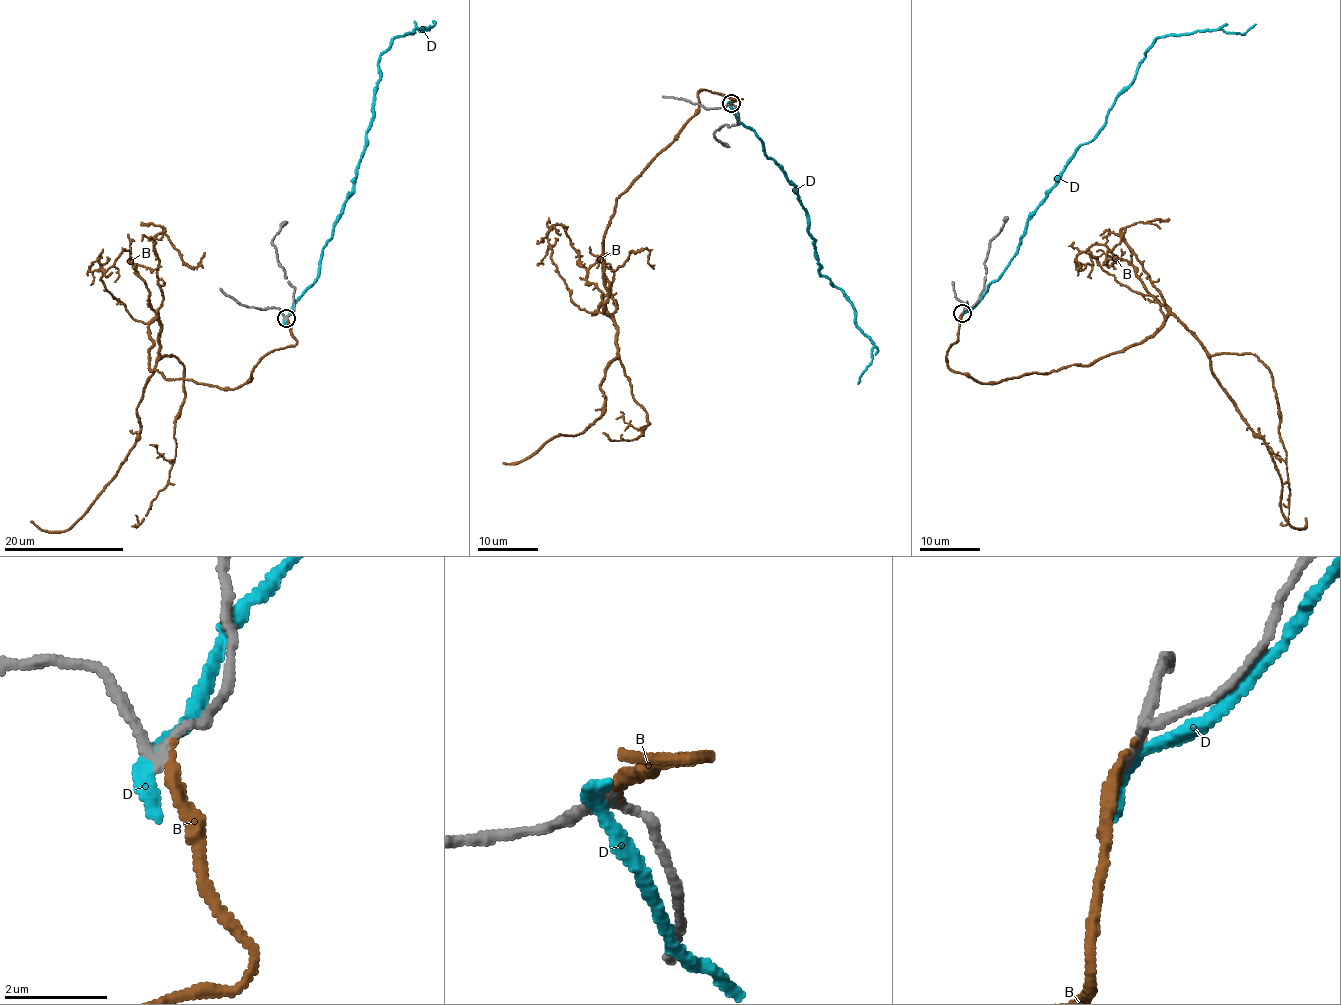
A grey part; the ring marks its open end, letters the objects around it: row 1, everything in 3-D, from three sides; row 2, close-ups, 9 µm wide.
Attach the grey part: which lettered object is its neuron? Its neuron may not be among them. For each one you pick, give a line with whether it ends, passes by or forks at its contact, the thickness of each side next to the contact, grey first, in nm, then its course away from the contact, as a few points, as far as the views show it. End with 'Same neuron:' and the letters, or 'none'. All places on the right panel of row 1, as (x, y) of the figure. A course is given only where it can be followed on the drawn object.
B: it ends; calibres 170 and 190 nm; course (962, 313), (946, 362), (981, 383), (1089, 364), (1174, 315), (1264, 442), (1283, 516), (1302, 529), (1304, 518)
Same neuron: B

